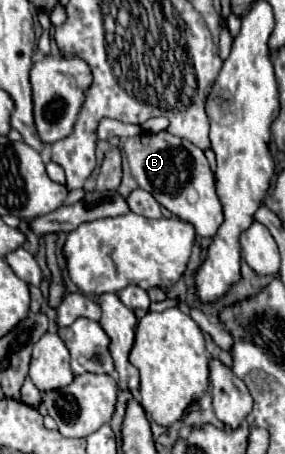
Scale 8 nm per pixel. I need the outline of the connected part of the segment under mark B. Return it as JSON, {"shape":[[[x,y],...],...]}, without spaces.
{"shape":[[[160,131],[160,133],[140,133],[136,137],[128,137],[124,143],[124,151],[128,155],[130,173],[140,189],[154,195],[154,199],[162,207],[178,215],[182,221],[192,223],[200,237],[216,235],[218,227],[224,221],[224,213],[216,197],[214,173],[202,149],[198,149],[194,143],[186,139],[170,135],[168,131]]]}

